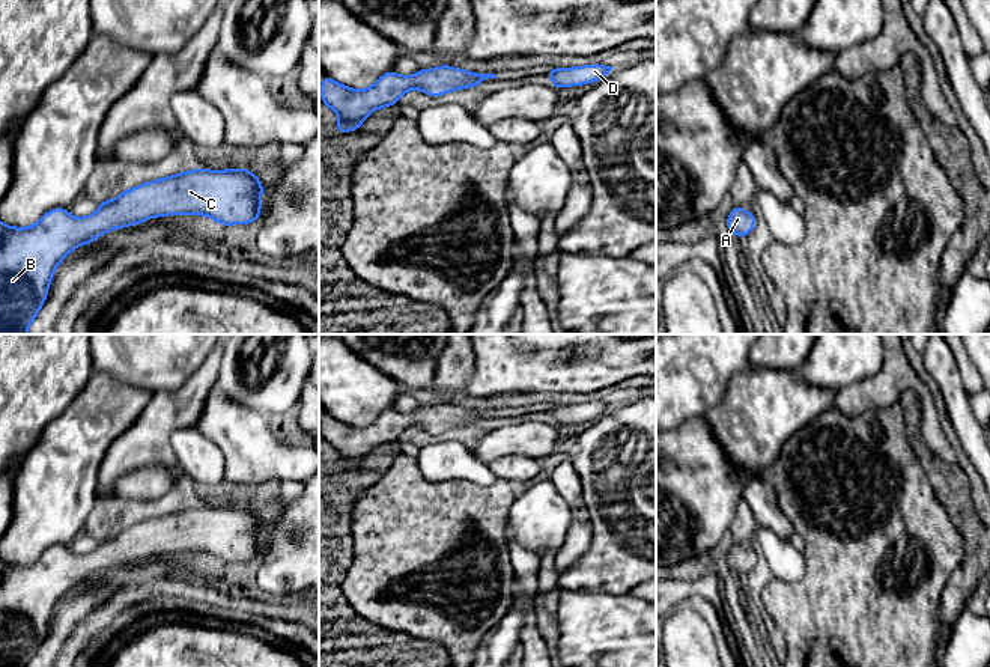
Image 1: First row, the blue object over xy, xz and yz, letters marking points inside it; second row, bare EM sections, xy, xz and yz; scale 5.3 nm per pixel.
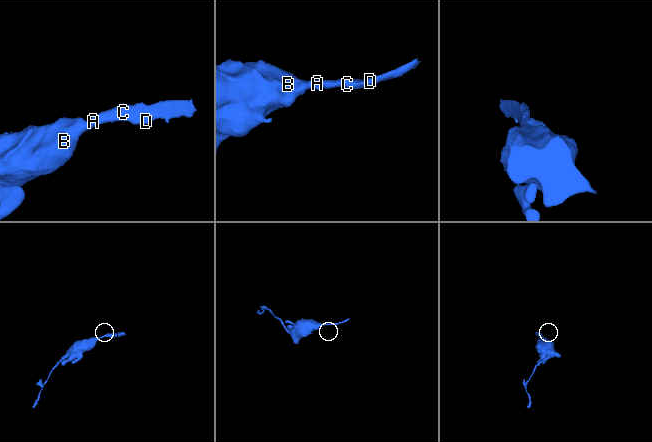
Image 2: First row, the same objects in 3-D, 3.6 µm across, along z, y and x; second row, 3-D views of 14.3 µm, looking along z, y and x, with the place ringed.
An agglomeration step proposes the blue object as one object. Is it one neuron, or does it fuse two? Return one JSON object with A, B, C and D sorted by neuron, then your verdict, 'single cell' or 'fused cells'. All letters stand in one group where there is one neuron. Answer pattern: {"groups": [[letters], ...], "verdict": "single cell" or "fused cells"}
{"groups": [["A", "B", "C", "D"]], "verdict": "single cell"}

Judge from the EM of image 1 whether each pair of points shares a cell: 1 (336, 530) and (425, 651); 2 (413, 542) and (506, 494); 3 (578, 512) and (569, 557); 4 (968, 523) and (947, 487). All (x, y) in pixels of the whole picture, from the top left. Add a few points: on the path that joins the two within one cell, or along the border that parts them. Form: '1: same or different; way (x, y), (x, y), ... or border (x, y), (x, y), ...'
1: same; way (334, 572), (334, 607), (378, 651), (382, 651)
2: same; way (435, 529), (449, 529), (467, 511), (483, 511)
3: same; way (578, 523), (578, 541), (573, 547)
4: same; way (963, 514), (956, 496)

